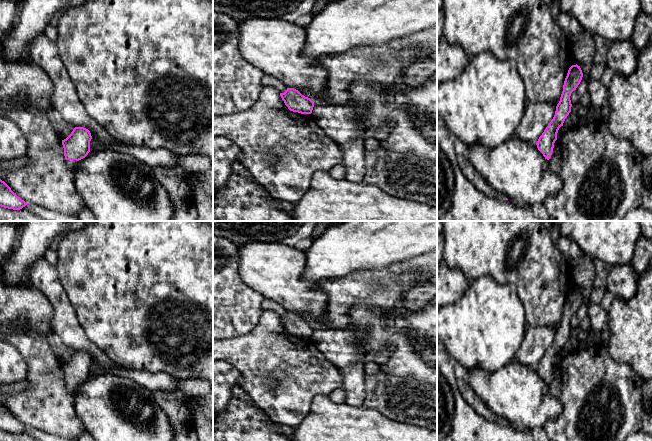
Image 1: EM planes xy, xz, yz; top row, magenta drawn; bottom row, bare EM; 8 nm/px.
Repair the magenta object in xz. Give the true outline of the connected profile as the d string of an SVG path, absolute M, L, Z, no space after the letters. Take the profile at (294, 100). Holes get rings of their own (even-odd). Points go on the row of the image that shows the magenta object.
M287 88L284 93L280 93L282 100L290 111L301 114L311 114L314 102L308 97L302 95L294 88Z

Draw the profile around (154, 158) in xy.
M92 138L90 141L90 150L109 149L128 153L134 156L139 161L147 164L149 168L157 167L175 167L178 165L180 155L174 154L164 148L151 149L145 146L130 146L113 142L102 142Z

